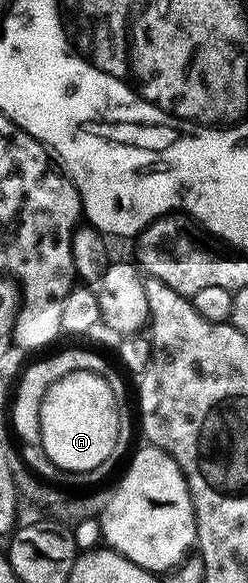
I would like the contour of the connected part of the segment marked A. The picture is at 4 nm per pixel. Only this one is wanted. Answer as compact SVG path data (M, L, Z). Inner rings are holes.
M83 371L56 381L42 402L40 429L40 445L61 471L96 470L101 463L108 462L110 454L120 447L122 422L112 385L108 385L104 377L96 377L96 373Z

